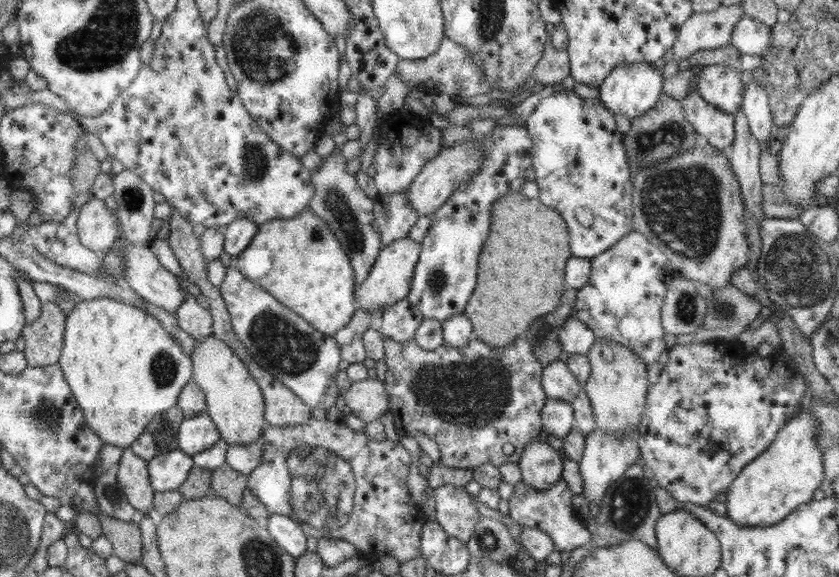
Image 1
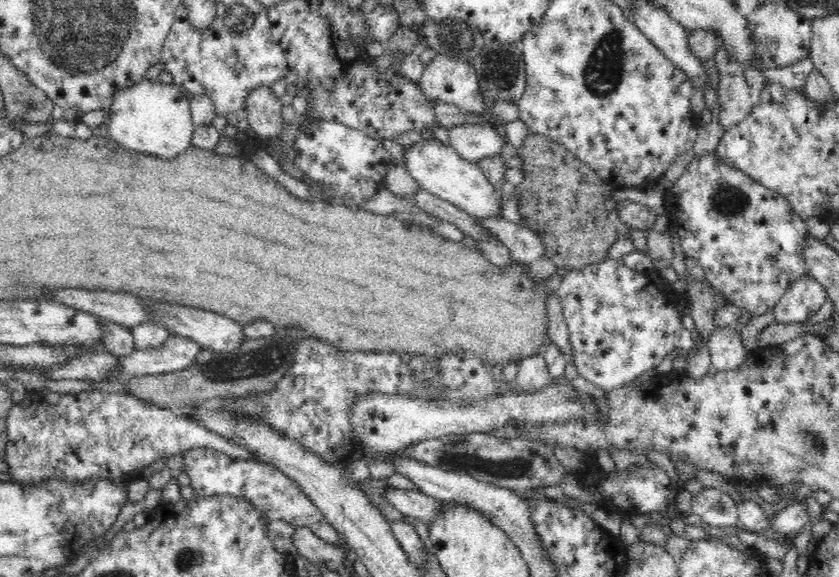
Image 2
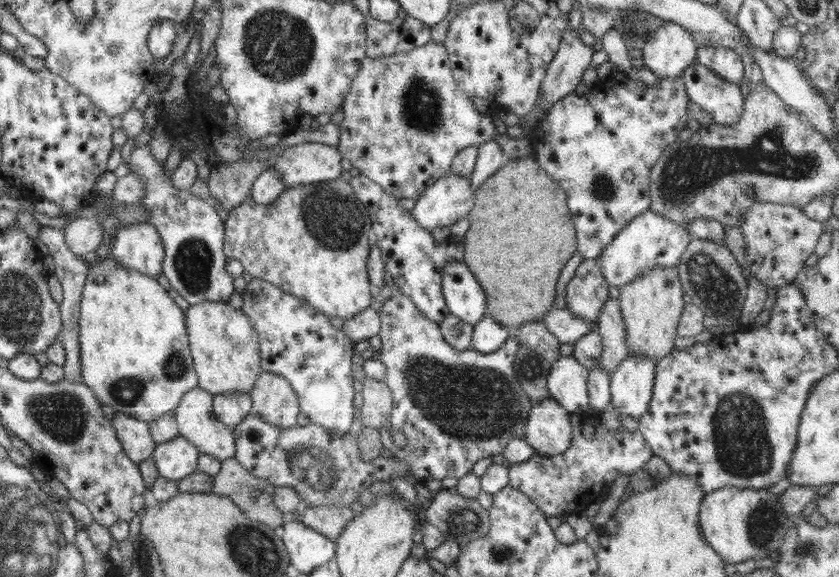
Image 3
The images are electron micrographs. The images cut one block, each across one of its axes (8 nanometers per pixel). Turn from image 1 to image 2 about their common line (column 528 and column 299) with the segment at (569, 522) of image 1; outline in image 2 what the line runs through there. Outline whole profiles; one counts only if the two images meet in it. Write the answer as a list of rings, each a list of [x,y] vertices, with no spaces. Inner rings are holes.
[[[194,448],[182,453],[184,472],[190,480],[191,487],[196,495],[216,496],[226,494],[242,496],[254,506],[261,509],[262,516],[270,520],[284,520],[295,527],[305,526],[324,542],[341,546],[341,538],[337,530],[328,524],[322,512],[311,502],[300,485],[283,472],[262,461],[244,461],[230,459],[218,450],[208,448]]]

